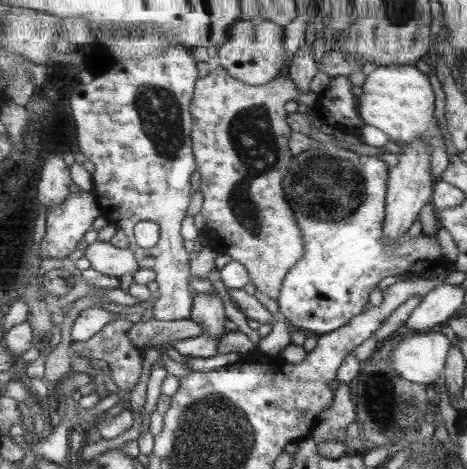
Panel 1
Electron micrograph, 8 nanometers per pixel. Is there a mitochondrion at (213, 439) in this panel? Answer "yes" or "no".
yes

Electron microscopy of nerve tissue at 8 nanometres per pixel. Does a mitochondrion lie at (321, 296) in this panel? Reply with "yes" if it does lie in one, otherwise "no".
no

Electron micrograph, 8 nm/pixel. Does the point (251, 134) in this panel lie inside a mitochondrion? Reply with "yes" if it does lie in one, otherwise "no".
yes

